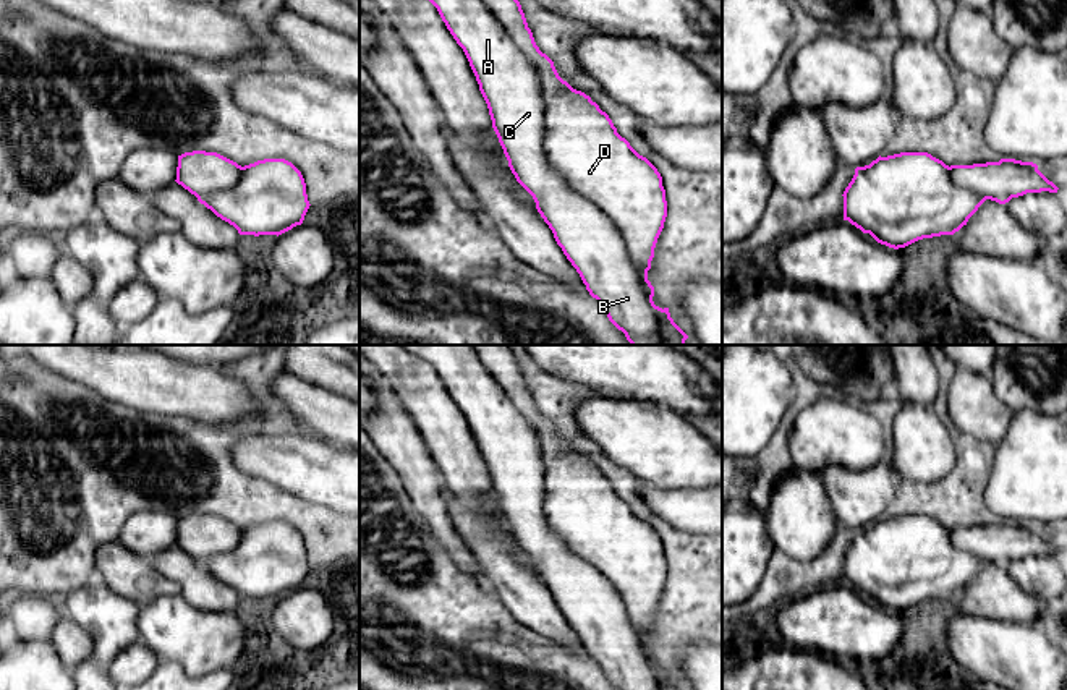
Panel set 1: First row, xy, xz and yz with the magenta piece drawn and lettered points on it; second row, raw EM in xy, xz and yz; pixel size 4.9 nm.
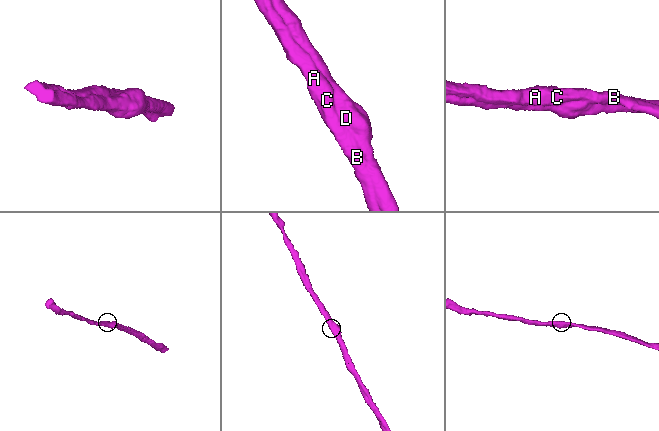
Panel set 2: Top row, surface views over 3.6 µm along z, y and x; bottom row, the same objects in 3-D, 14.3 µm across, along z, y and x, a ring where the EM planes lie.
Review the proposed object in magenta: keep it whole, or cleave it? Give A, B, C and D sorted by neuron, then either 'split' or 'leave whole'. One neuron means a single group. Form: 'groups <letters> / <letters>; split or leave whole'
groups A B C / D; split

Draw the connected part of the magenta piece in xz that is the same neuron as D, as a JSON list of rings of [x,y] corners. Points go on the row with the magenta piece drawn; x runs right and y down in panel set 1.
[[[518,0],[482,3],[539,73],[546,104],[544,149],[551,165],[619,228],[653,301],[648,270],[667,217],[661,173],[617,133],[589,96],[559,76],[554,62],[536,45]]]

